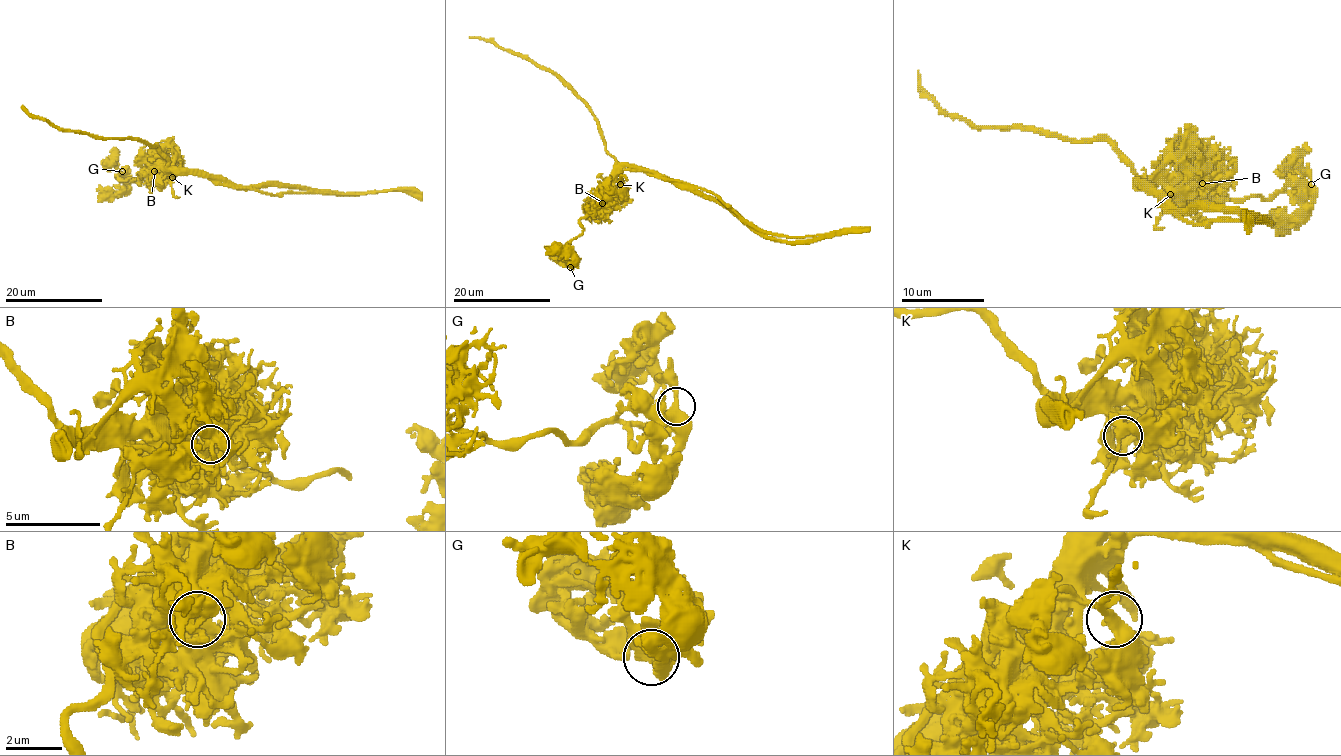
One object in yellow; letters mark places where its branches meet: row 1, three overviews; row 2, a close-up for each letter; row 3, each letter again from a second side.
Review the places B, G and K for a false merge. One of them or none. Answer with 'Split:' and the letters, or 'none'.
Split: B

